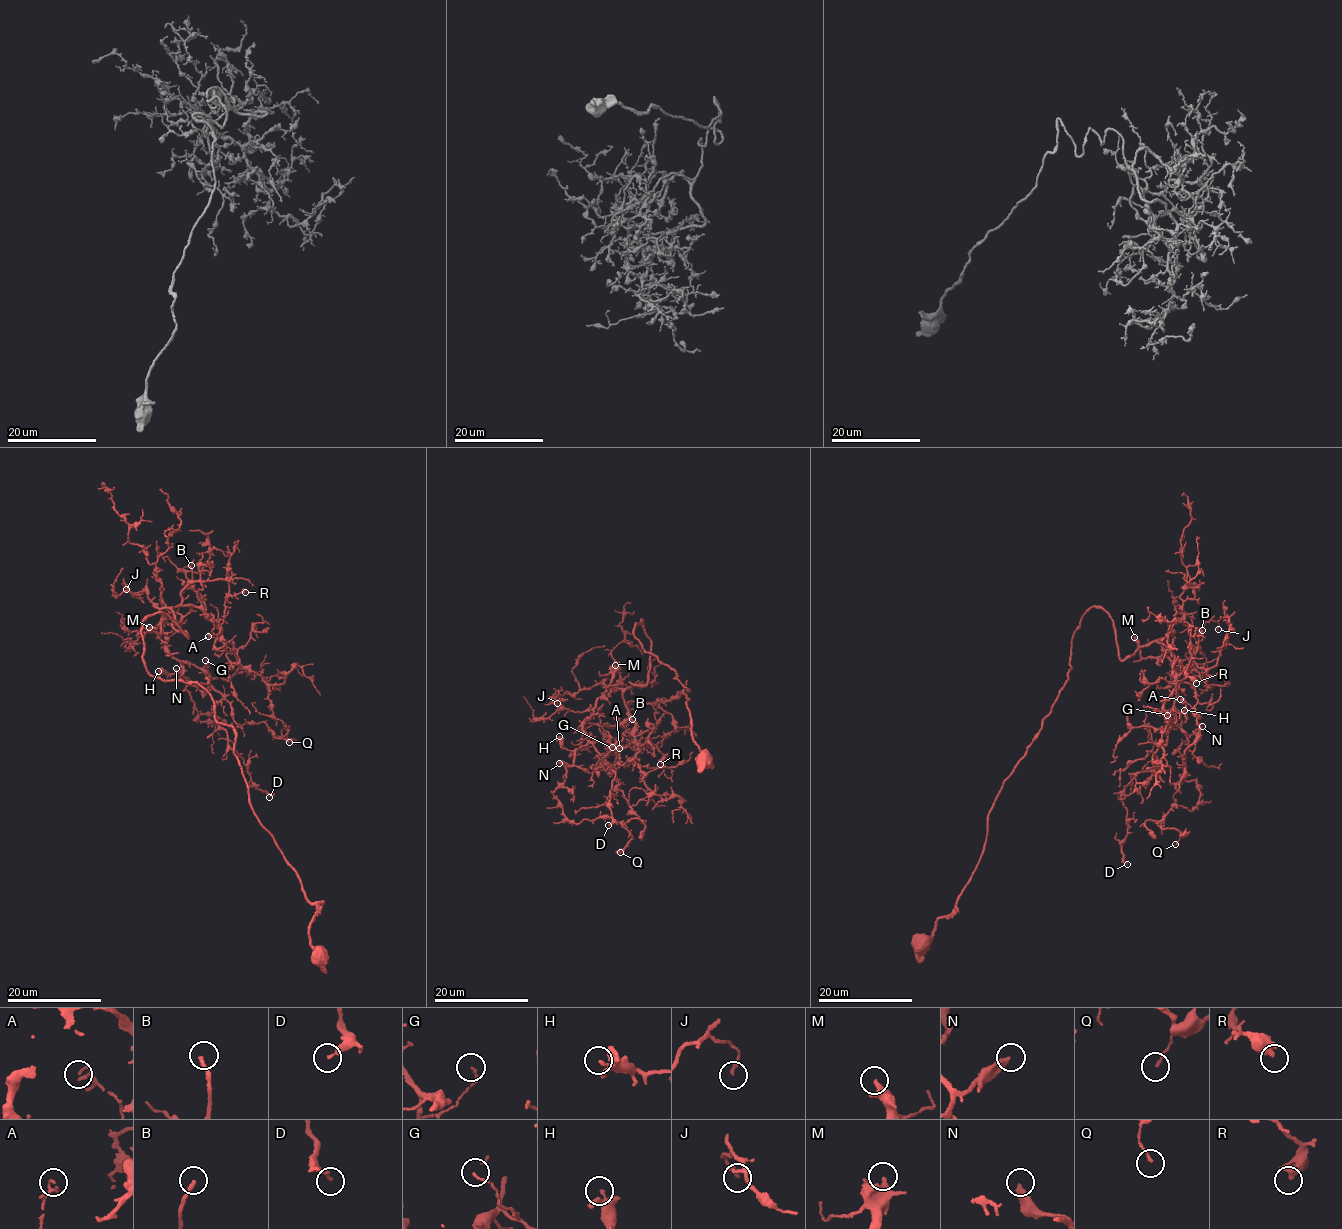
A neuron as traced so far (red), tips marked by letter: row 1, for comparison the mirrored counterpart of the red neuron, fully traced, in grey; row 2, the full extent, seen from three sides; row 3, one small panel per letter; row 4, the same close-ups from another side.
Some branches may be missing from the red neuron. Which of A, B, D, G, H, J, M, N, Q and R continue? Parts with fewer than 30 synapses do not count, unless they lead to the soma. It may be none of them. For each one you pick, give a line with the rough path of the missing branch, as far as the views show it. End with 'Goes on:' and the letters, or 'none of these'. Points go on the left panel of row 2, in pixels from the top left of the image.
B: (191, 565), (198, 555), (195, 540), (203, 532), (197, 529), (192, 532)
R: (245, 592), (246, 588), (248, 612)
Goes on: B, R

